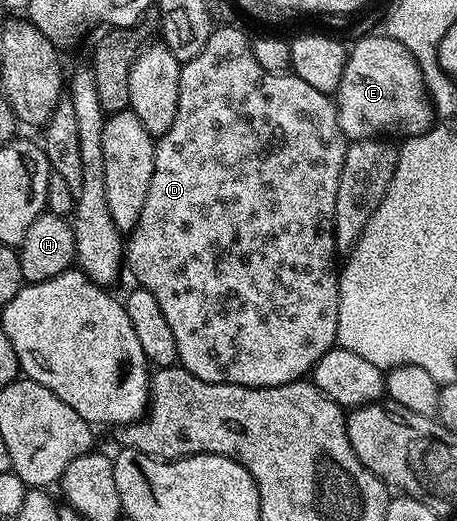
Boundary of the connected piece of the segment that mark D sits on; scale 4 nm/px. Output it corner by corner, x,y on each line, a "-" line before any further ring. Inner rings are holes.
217,26
212,36
206,41
202,53
198,57
188,60
180,68
180,84
178,85
178,113
174,113
174,125
166,129
166,133
155,140
156,156
154,157
154,177
150,177
150,193
146,193
146,205
142,205
142,217
138,217
138,225
127,236
126,239
126,267
132,270
135,282
144,287
158,300
162,313
166,313
166,321
170,330
174,332
174,341
178,345
178,363
185,367
194,377
198,377
207,383
233,383
243,387
277,387
303,380
311,372
312,367
322,358
331,347
337,346
336,330
338,329
338,301
340,300
340,276
338,274
338,263
336,267
336,234
334,233
334,213
336,212
336,198
338,197
338,181
342,173
342,161
348,148
344,138
340,122
336,116
335,102
325,92
314,89
314,85
306,85
297,75
285,73
275,75
264,71
262,65
252,52
249,36
244,36
236,27

